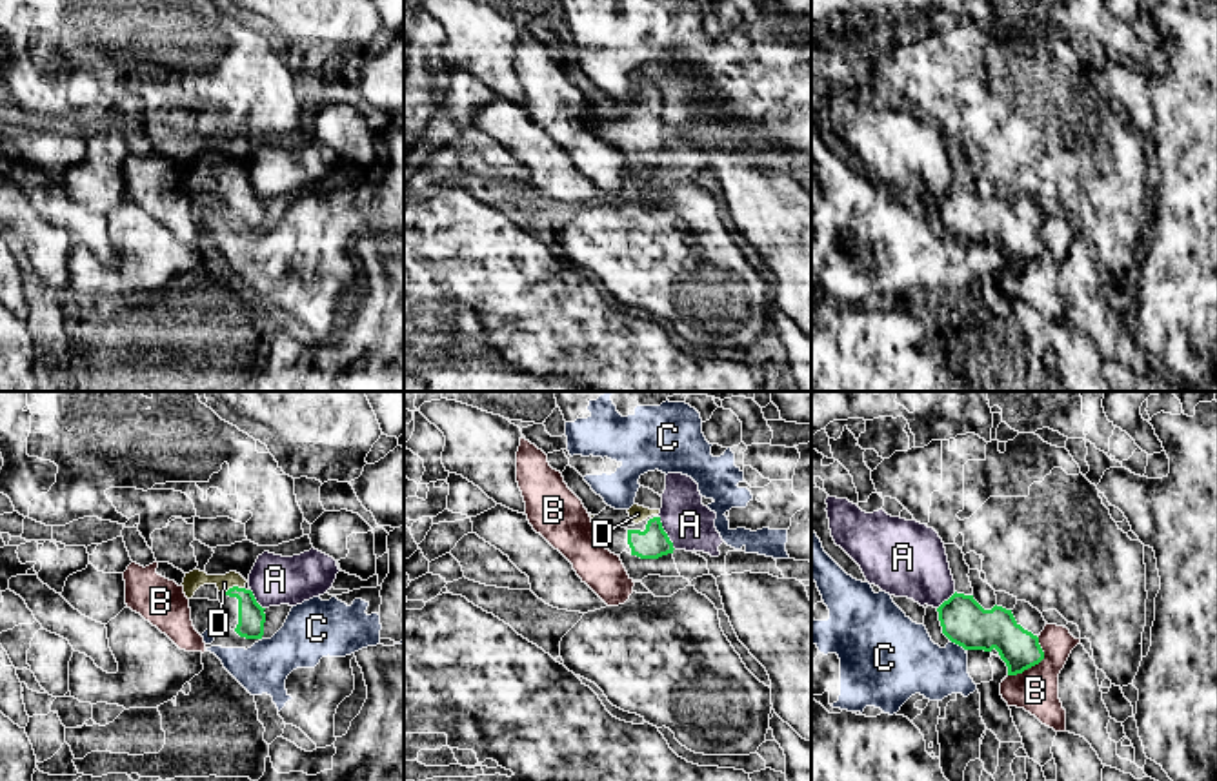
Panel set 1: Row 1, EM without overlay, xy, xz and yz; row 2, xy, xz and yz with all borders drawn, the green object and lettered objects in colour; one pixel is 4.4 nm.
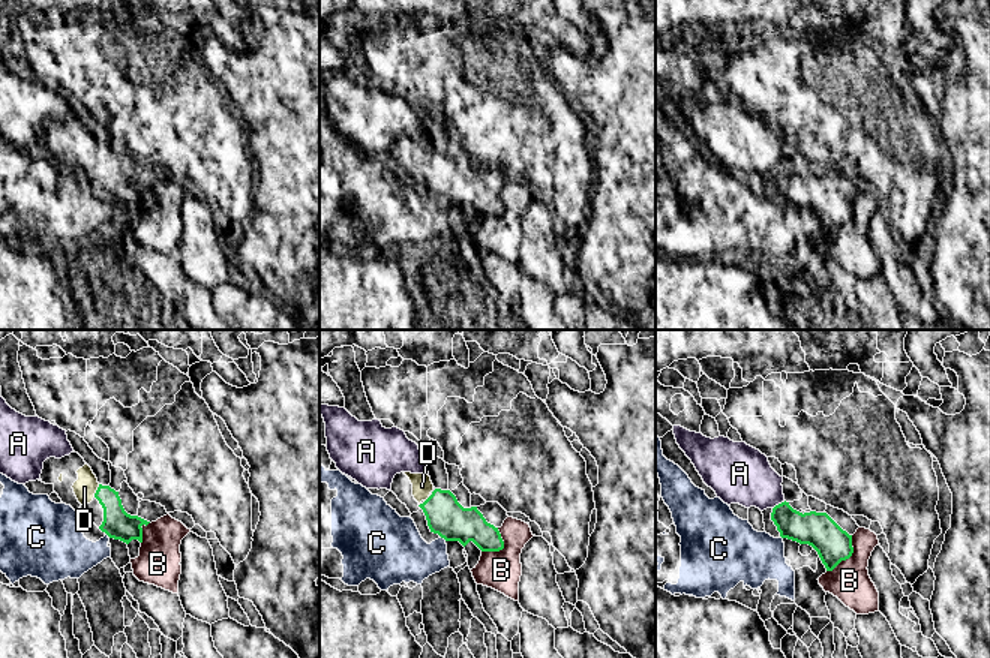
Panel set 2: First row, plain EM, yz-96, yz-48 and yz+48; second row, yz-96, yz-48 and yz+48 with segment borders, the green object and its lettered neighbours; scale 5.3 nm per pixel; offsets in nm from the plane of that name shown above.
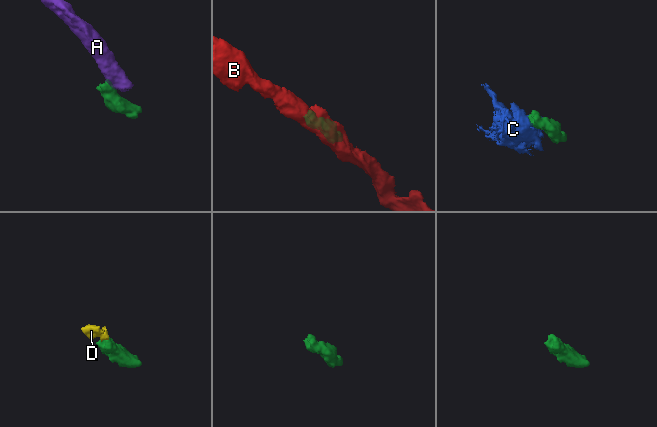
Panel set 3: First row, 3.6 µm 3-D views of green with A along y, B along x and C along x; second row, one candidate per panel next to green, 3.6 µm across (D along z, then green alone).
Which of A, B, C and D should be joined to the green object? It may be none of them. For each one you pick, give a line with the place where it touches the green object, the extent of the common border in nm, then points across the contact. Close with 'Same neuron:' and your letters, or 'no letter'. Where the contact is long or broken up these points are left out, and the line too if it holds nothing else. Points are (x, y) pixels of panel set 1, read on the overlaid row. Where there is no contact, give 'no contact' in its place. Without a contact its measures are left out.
D: xy (233, 587) | 90 nm | across xy (251, 618), (246, 599), (233, 587), (219, 579), (193, 579)
Same neuron: D

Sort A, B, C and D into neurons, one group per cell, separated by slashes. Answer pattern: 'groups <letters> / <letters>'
groups A / B / C / D

